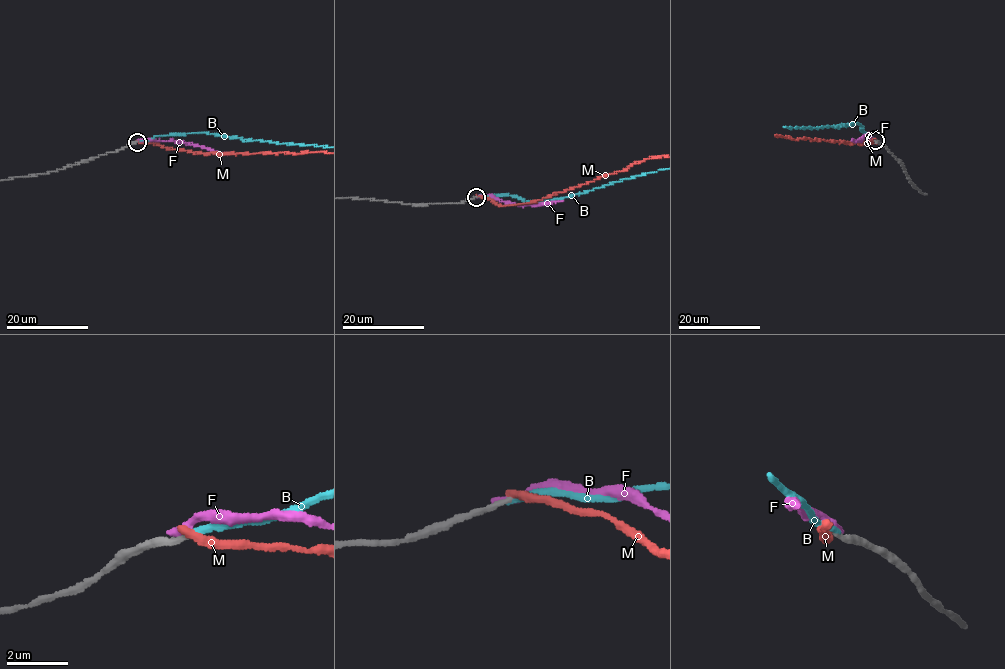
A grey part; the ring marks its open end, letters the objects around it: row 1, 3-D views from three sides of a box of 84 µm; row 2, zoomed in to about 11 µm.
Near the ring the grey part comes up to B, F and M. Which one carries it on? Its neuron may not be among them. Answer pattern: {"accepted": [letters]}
{"accepted": ["B"]}

